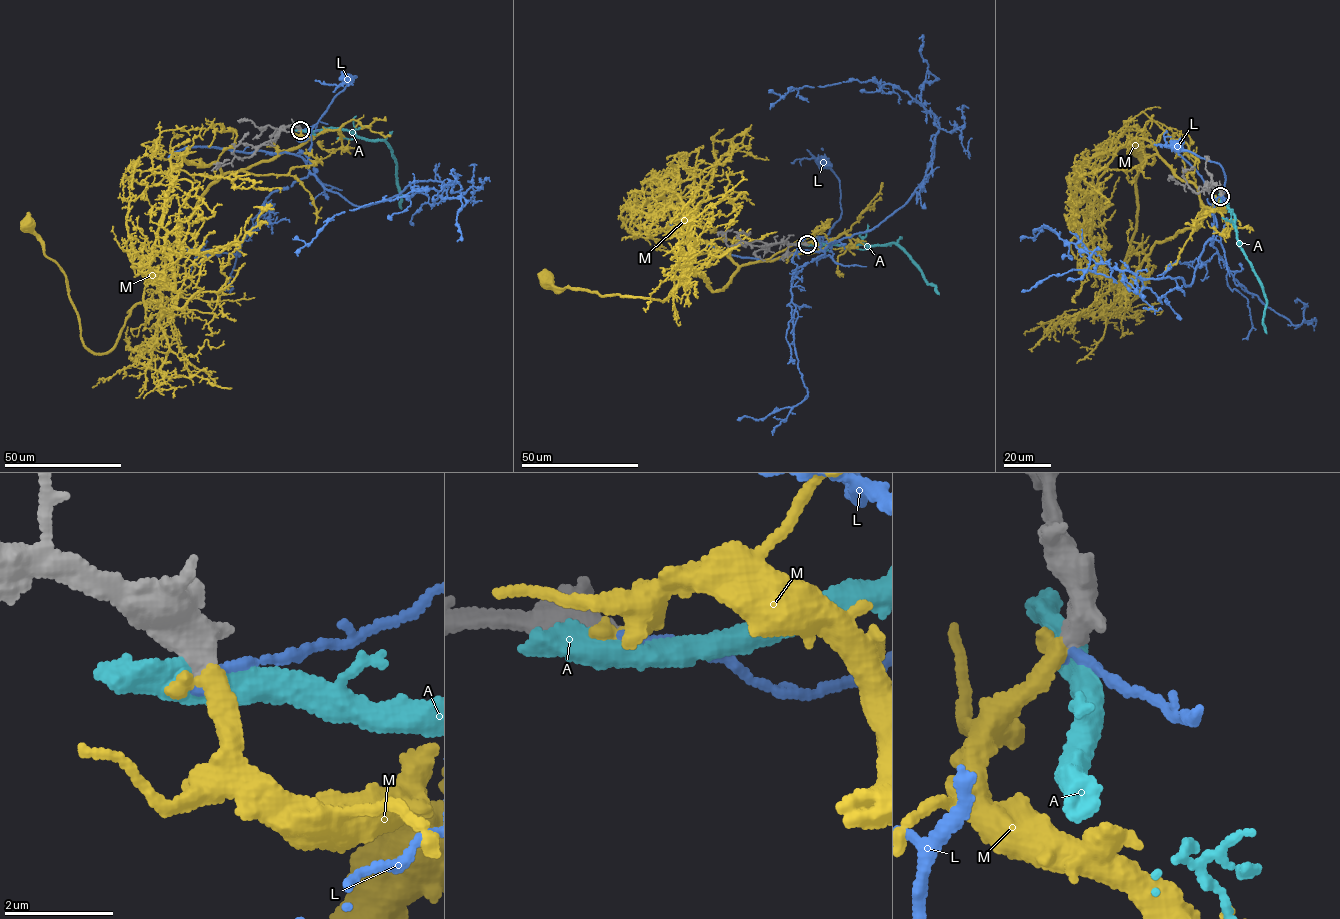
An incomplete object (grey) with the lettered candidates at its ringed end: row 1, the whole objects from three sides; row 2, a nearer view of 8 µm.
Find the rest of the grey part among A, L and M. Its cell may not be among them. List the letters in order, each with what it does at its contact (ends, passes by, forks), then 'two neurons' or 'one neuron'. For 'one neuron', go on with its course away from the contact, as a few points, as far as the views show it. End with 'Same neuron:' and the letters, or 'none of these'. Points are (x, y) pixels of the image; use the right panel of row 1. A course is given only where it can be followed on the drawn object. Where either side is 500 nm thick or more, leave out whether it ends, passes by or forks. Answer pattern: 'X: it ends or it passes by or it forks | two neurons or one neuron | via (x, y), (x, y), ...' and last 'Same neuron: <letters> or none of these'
A: two neurons
L: two neurons
M: one neuron | via (1220, 196), (1222, 211), (1200, 201), (1201, 225), (1155, 243), (1124, 303), (1135, 144)
Same neuron: M

